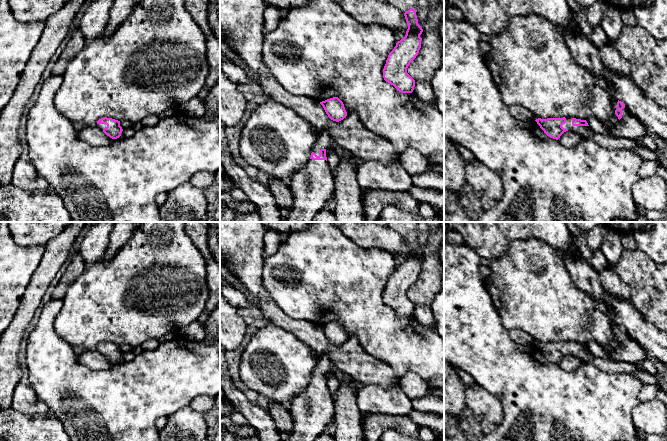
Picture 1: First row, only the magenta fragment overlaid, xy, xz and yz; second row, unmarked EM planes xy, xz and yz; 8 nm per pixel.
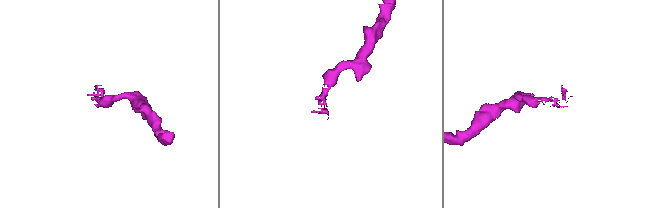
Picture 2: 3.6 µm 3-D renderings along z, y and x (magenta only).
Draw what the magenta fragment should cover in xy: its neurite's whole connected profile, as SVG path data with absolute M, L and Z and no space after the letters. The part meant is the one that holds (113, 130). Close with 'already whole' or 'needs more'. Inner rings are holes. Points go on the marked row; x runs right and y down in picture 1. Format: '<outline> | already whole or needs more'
M107 117L99 119L96 126L112 139L119 138L123 131L120 121Z | needs more

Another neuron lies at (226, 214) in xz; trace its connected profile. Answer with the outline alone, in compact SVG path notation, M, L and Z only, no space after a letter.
M220 206L220 222L234 222L235 212L224 206Z

